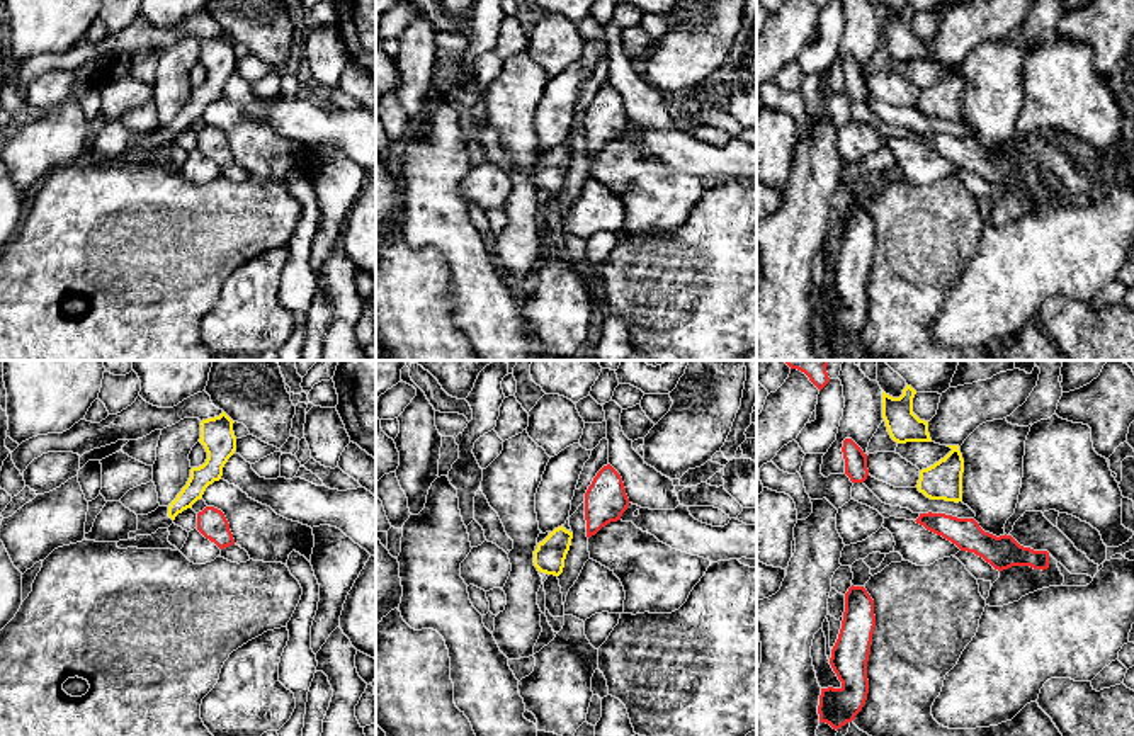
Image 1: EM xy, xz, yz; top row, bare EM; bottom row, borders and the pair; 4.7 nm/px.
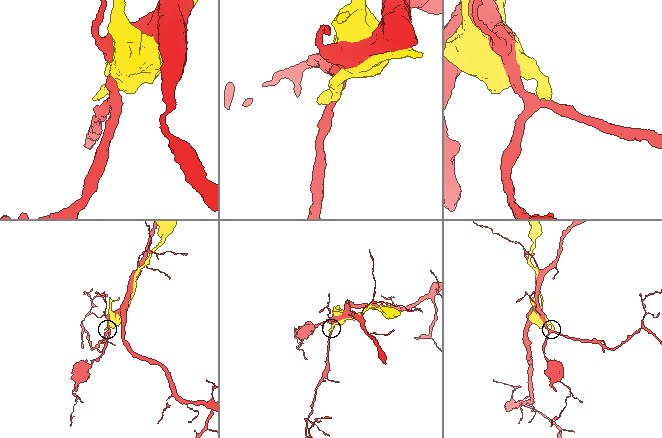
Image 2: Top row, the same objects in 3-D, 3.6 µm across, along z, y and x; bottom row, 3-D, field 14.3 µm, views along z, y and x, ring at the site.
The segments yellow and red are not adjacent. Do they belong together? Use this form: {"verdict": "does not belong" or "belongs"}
{"verdict": "does not belong"}

